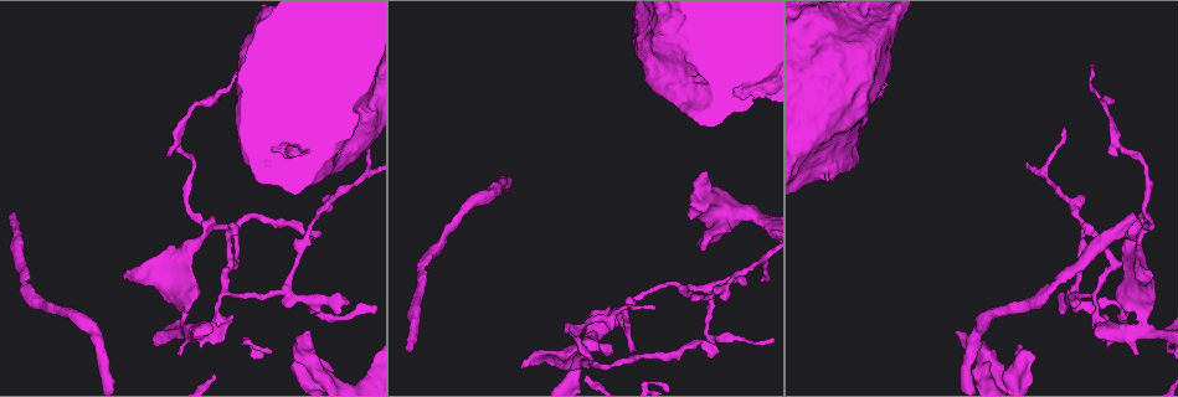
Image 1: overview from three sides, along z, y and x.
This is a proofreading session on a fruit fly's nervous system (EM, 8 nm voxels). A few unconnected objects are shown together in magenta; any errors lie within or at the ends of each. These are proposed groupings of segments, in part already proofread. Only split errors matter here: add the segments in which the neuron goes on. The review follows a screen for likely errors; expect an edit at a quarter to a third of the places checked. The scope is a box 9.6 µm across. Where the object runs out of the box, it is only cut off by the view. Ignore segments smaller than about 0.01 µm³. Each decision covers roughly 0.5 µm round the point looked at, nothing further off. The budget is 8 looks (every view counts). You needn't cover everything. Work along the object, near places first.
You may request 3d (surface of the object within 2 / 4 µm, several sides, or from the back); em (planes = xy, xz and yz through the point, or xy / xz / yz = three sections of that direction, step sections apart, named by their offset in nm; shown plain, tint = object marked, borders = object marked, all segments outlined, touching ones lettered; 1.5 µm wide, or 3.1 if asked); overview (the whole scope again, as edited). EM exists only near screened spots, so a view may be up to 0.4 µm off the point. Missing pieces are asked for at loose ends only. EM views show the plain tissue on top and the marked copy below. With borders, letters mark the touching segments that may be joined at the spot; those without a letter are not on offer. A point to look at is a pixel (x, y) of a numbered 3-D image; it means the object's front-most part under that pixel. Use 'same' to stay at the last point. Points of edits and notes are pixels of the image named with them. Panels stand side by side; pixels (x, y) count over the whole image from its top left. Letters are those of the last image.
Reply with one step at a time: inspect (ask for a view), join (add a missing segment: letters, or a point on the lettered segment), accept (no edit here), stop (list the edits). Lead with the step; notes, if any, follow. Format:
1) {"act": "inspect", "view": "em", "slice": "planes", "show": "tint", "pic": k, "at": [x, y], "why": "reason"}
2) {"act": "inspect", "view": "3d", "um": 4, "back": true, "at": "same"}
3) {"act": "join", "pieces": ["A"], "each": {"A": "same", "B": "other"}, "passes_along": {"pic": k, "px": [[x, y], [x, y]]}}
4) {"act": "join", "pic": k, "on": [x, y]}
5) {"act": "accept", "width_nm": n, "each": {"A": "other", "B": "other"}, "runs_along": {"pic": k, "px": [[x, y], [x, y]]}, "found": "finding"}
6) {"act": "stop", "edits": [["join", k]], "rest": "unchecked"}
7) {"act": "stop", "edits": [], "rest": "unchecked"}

{"act": "inspect", "view": "3d", "um": 4, "back": true, "pic": 1, "at": [744, 282], "why": "branch stops here"}

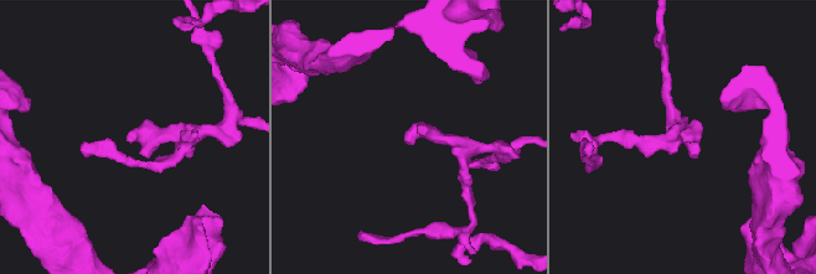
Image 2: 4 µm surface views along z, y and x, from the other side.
{"act": "inspect", "view": "em", "slice": "planes", "show": "borders", "pic": 2, "at": [129, 141]}

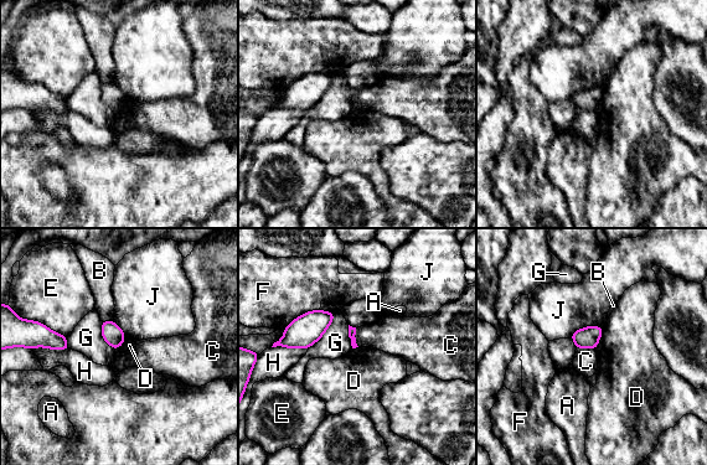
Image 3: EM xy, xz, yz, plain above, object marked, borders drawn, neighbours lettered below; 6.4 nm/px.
{"act": "accept", "each": {"A": "other", "B": "other", "C": "other", "D": "other", "E": "other", "F": "other", "G": "other", "H": "other", "J": "other"}, "border": {"pic": 3, "px": [[603, 326], [599, 342], [594, 349]]}, "found": "no lettered segment goes on from it"}

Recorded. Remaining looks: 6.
{"act": "inspect", "view": "em", "slice": "planes", "show": "borders", "pic": 1, "at": [612, 346], "why": "free end"}

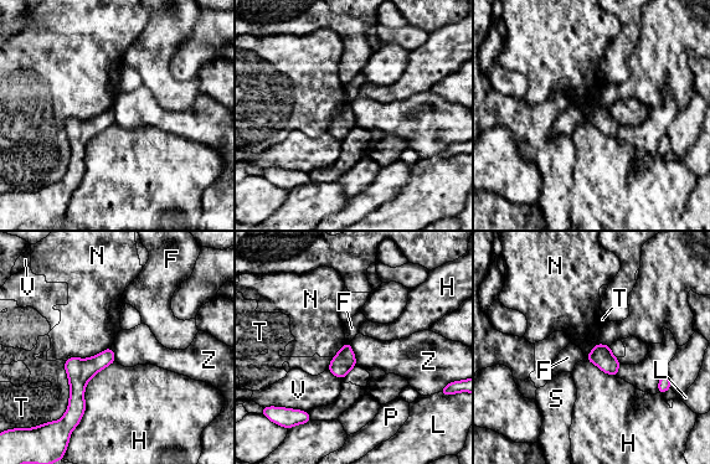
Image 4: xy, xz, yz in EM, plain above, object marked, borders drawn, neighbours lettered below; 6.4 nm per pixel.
{"act": "accept", "each": {"F": "other", "H": "other", "L": "other", "N": "other", "P": "other", "S": "other", "T": "other", "V": "other", "Z": "other"}, "runs_along": {"pic": 4, "px": [[109, 351], [77, 382], [77, 413]]}, "found": "no lettered segment goes on from it"}

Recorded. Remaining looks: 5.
{"act": "inspect", "view": "3d", "um": 4, "back": true, "pic": 1, "at": [314, 240], "why": "an open end"}

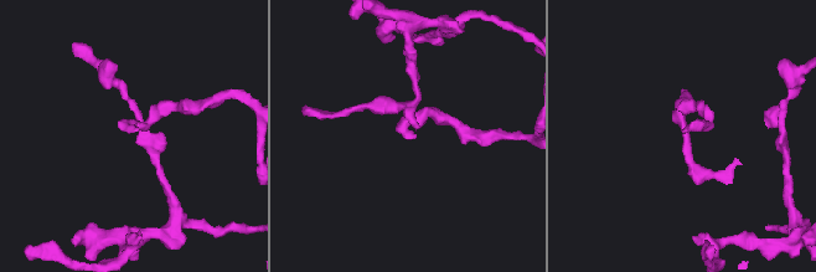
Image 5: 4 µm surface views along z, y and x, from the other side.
{"act": "inspect", "view": "em", "slice": "planes", "show": "borders", "pic": 5, "at": [685, 132]}

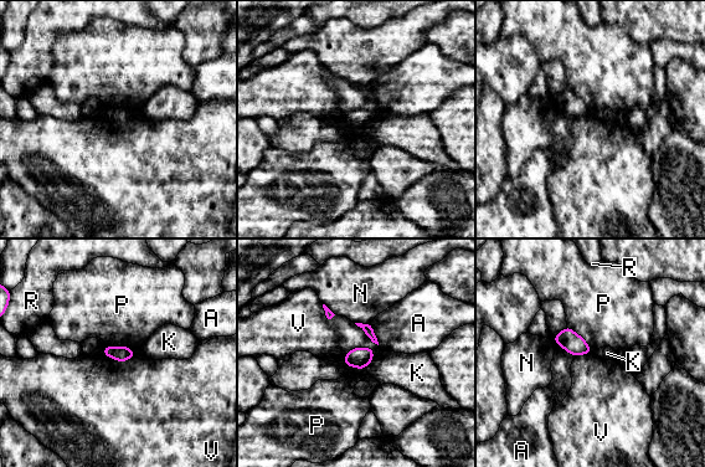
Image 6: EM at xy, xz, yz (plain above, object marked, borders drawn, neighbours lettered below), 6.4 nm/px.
{"act": "accept", "width_nm": 80, "each": {"A": "other", "K": "other", "N": "other", "P": "other", "R": "other", "V": "other"}, "border": {"pic": 6, "px": [[374, 352], [353, 348], [343, 363]]}, "found": "none of them fits"}

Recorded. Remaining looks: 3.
{"act": "stop", "edits": [], "rest": "unchecked"}

